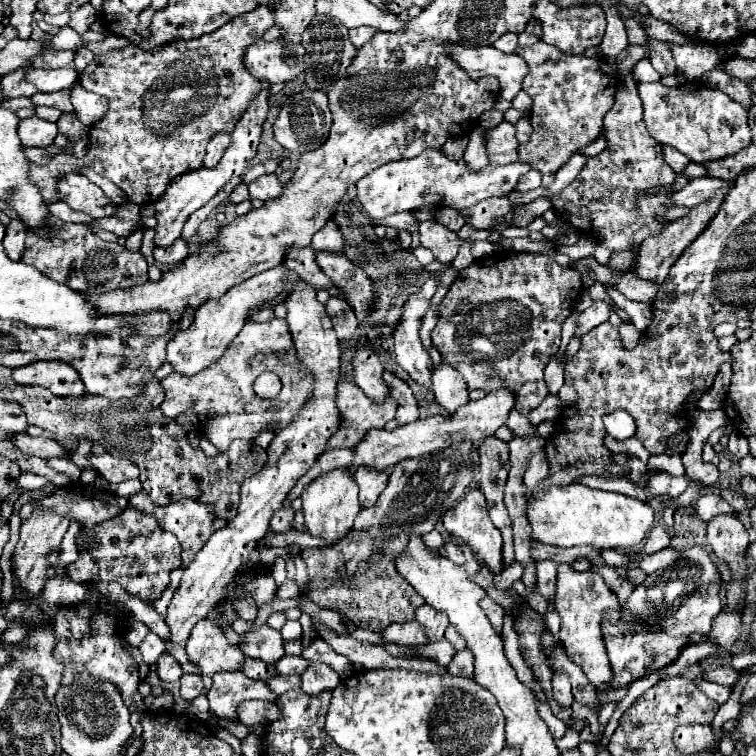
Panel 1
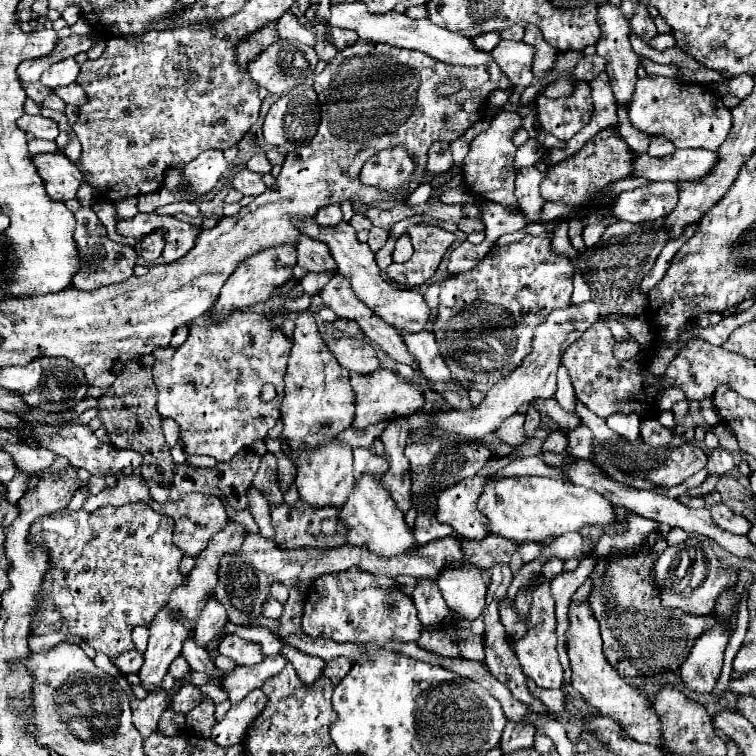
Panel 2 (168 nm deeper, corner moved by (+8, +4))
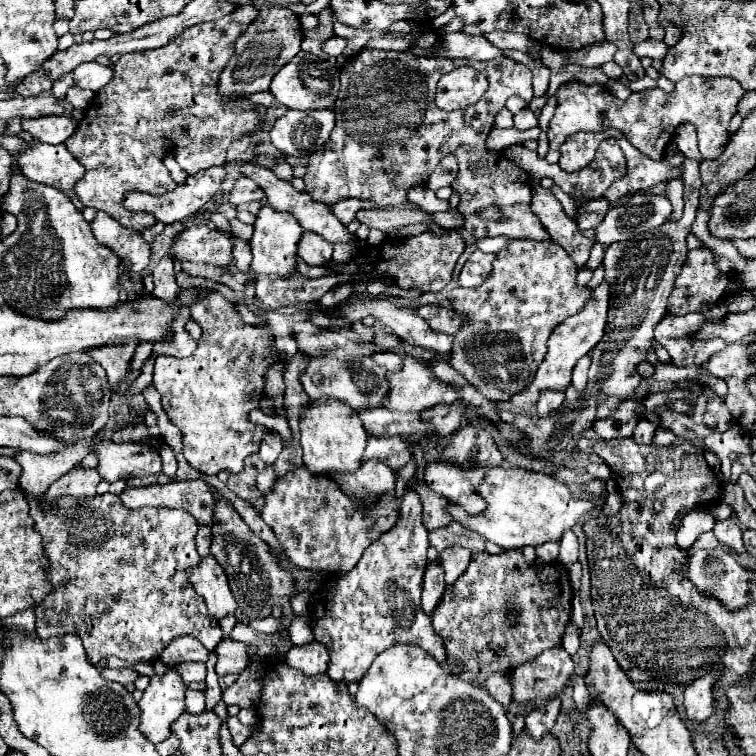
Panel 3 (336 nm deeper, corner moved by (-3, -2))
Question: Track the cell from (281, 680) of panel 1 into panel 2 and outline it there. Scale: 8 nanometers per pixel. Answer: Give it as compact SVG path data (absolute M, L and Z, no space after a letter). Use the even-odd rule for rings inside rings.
M260 688L250 690L242 702L234 704L230 708L230 712L210 728L210 738L224 748L238 744L242 740L242 736L246 734L246 728L264 710L266 702L268 702L268 696Z

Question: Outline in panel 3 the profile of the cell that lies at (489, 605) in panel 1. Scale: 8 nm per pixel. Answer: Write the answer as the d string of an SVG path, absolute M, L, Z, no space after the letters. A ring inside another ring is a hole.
M453 546L453 548L445 548L441 552L439 562L445 568L445 582L451 584L457 580L457 576L461 576L467 570L467 564L471 560L471 550L461 548L461 546Z

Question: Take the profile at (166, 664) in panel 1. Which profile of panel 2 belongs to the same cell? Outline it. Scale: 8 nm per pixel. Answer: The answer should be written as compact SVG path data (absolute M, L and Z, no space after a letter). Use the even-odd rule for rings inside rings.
M178 656L178 658L172 662L172 666L168 668L168 672L170 672L174 678L182 678L188 670L190 670L190 666L188 666L188 662L184 660L184 656Z

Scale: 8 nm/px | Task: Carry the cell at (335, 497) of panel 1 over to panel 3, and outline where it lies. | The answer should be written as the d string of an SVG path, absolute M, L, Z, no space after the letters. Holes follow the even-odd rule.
M315 398L309 400L301 414L301 446L303 462L315 474L349 474L361 466L363 450L367 444L367 432L355 410L337 398Z

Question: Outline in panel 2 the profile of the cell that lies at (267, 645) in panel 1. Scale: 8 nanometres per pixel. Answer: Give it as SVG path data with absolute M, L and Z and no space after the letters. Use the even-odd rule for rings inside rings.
M226 634L218 646L218 652L242 666L256 666L264 660L262 646L258 642L248 642L236 634Z

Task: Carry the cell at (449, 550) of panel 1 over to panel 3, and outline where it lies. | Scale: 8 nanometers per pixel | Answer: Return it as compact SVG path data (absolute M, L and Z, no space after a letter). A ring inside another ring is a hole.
M415 480L415 492L419 492L419 498L423 502L423 524L429 532L451 524L451 516L445 510L447 500L443 496L431 492L423 480Z

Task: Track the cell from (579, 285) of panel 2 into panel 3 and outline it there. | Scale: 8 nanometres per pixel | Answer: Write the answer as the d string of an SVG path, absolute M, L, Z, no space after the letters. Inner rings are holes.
M535 184L531 208L551 234L551 240L563 246L577 266L583 266L589 260L589 252L595 240L581 236L581 230L573 220L567 218L567 214L561 208L561 202L553 196L553 192Z

